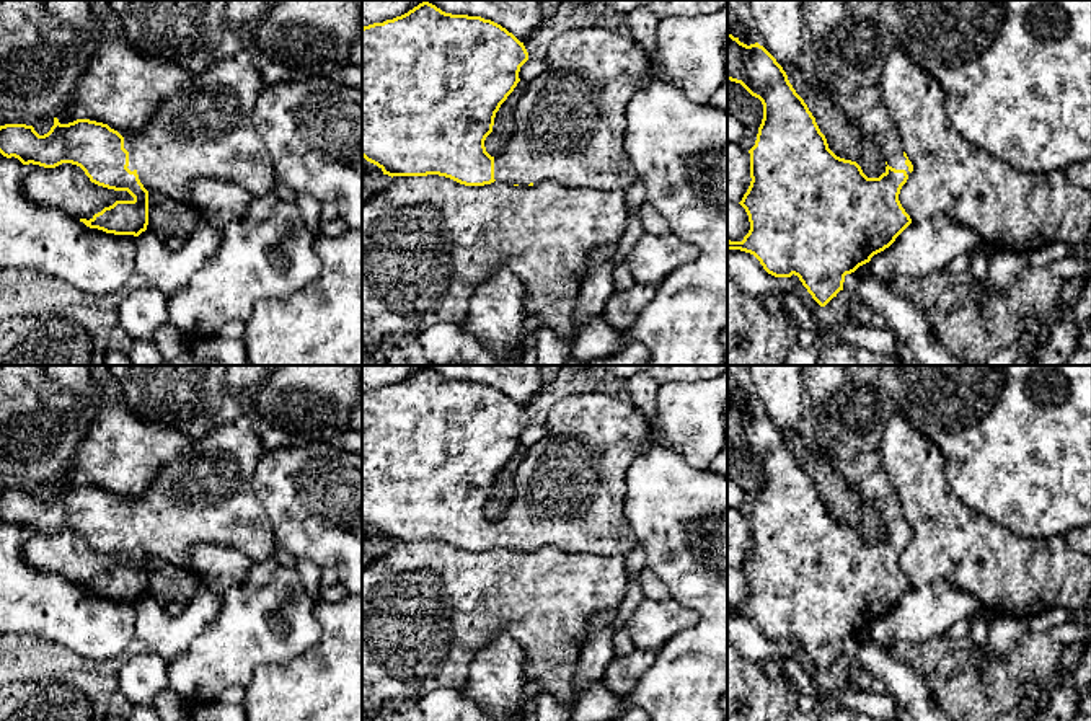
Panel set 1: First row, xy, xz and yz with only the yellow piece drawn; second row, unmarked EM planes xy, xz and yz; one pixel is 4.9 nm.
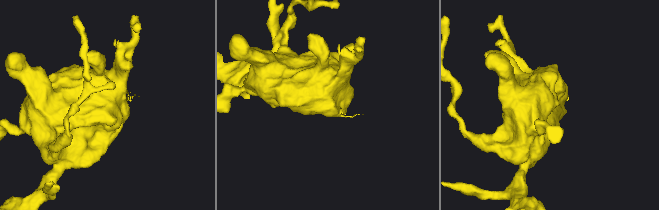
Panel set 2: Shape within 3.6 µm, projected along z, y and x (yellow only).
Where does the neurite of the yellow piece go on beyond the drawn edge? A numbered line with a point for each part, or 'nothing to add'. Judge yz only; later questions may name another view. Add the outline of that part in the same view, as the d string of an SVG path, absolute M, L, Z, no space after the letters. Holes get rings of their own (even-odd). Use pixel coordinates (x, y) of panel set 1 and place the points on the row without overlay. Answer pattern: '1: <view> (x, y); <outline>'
1: yz (874, 490); M884 468L855 481L855 488L859 493L861 504L874 507L889 532L905 535L908 542L912 540L905 530L903 506L900 504Z

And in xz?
1: xz (569, 488); M572 393L550 409L543 427L545 436L525 450L525 457L514 473L515 496L507 504L504 517L494 524L494 545L519 551L554 546L625 560L638 545L638 538L625 519L623 504L625 473L638 457L649 431L641 409L633 401L608 393Z

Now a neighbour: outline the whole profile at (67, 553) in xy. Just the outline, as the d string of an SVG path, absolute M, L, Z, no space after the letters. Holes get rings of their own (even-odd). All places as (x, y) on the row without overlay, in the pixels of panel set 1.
M72 529L55 533L24 530L23 553L28 566L86 586L116 566L134 566L127 556L114 556L91 548L85 537Z

